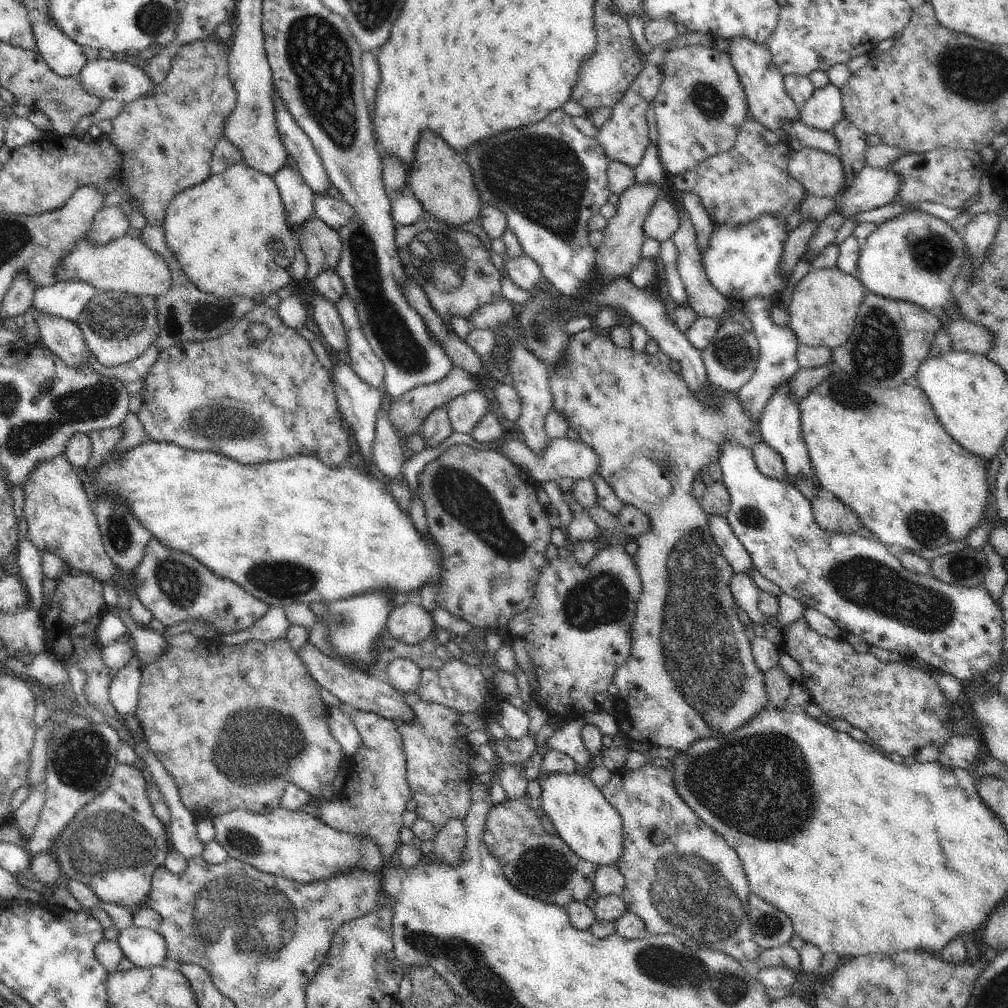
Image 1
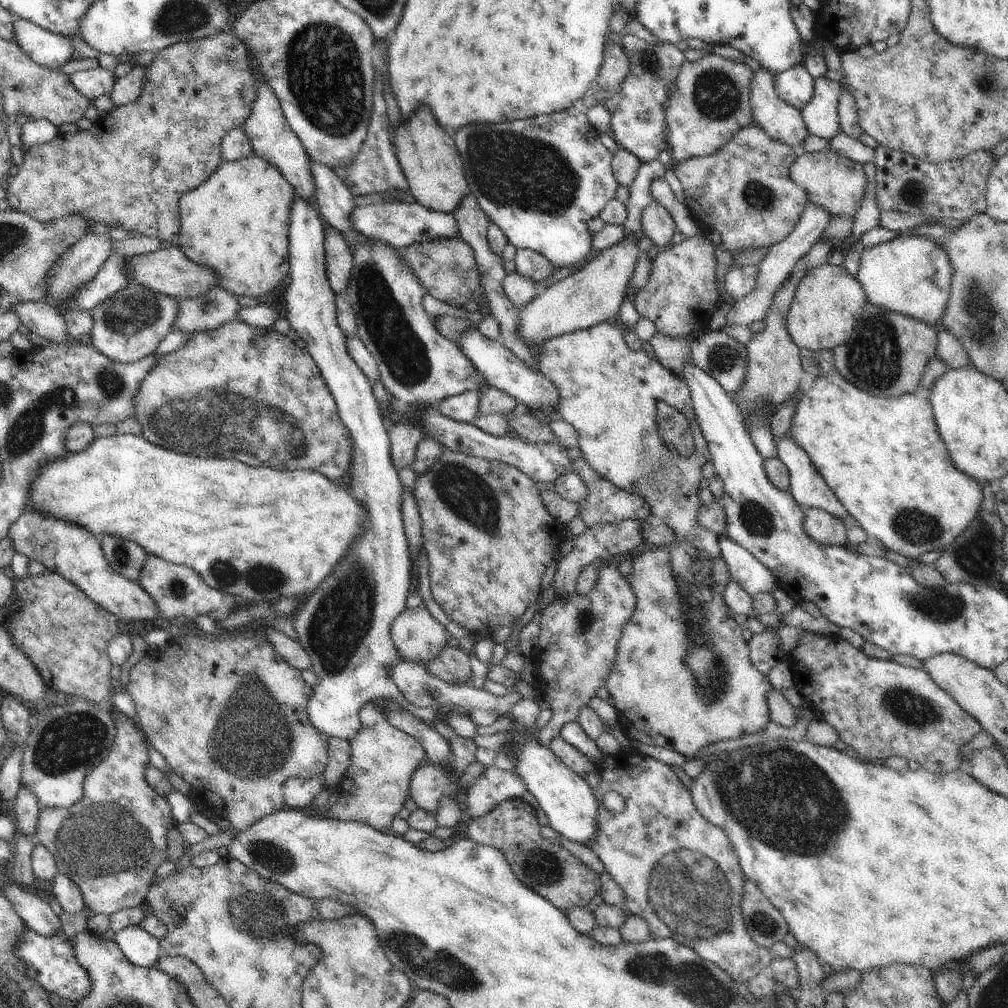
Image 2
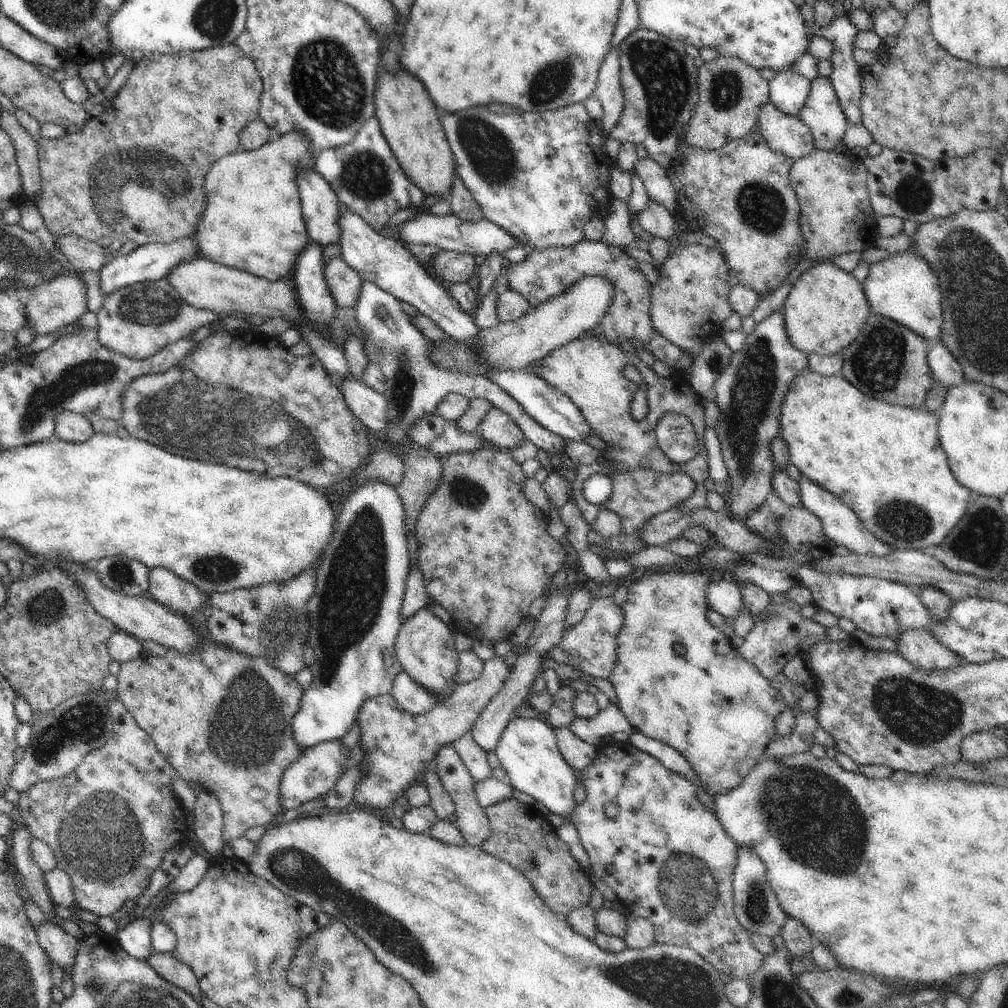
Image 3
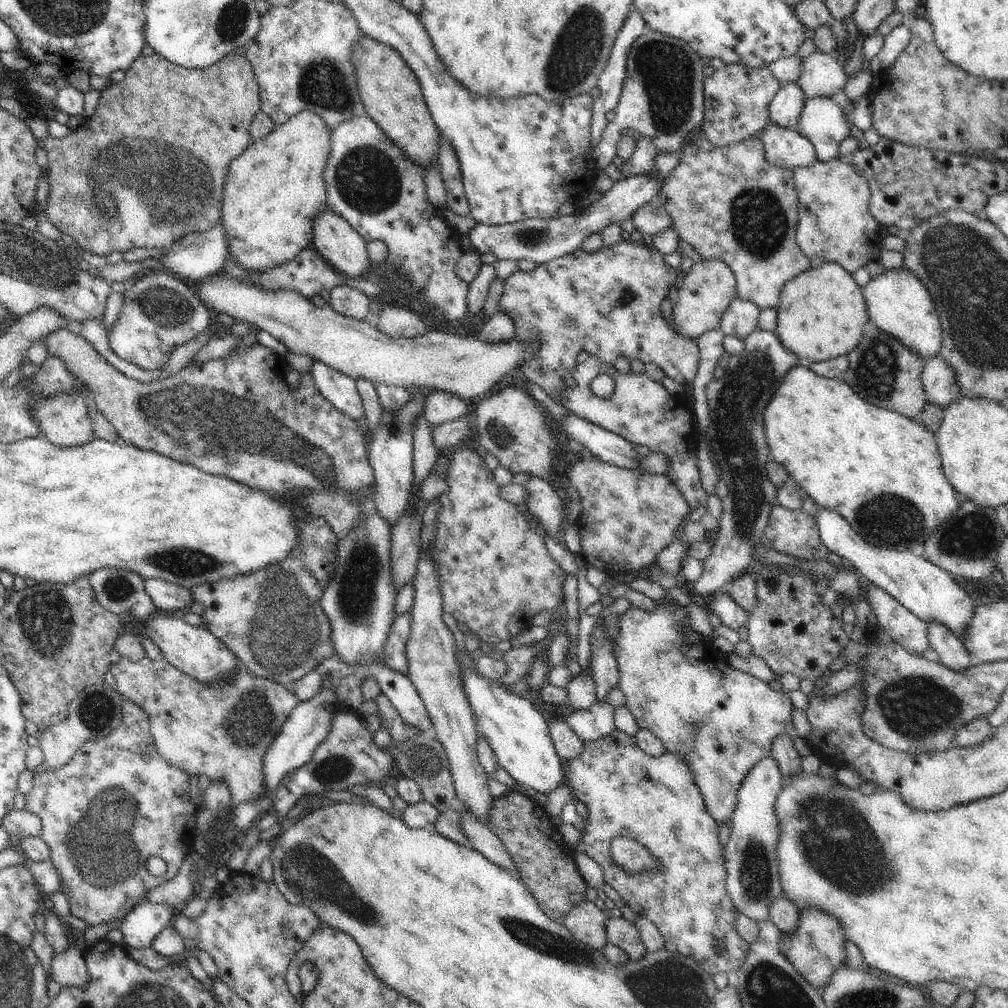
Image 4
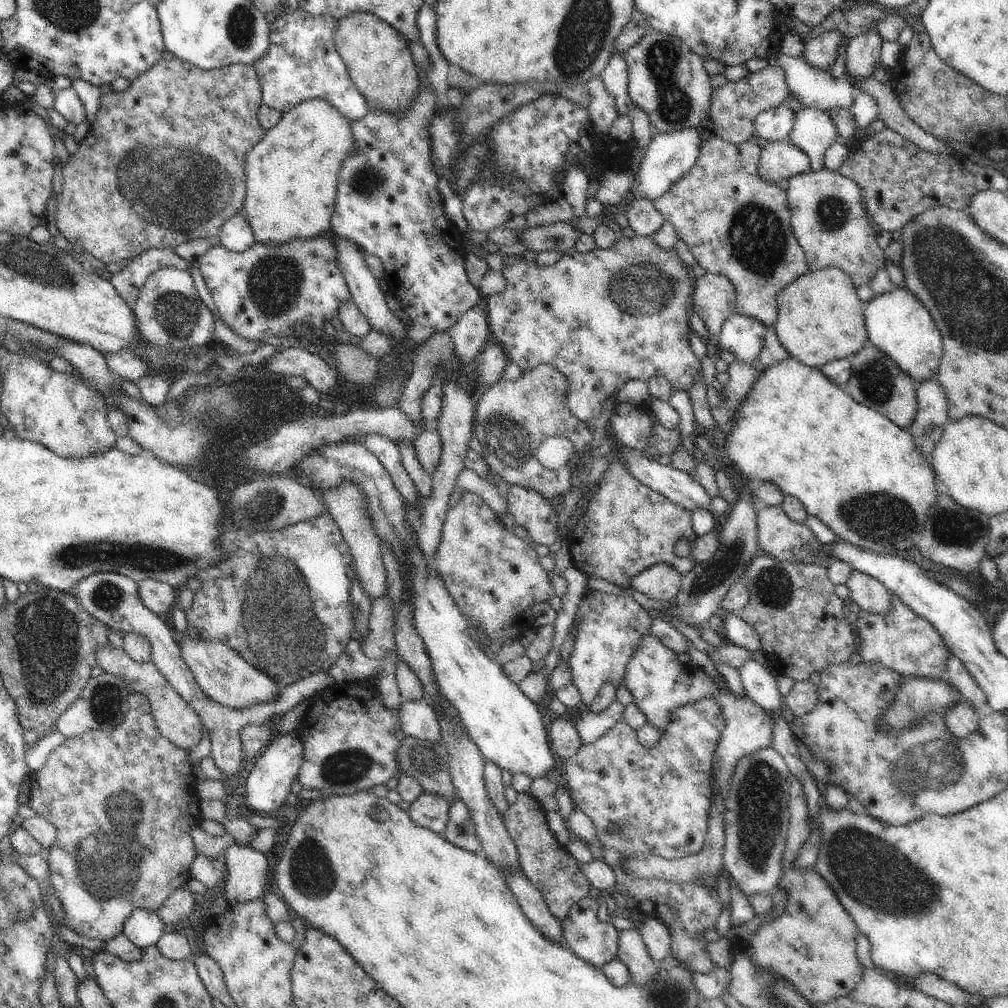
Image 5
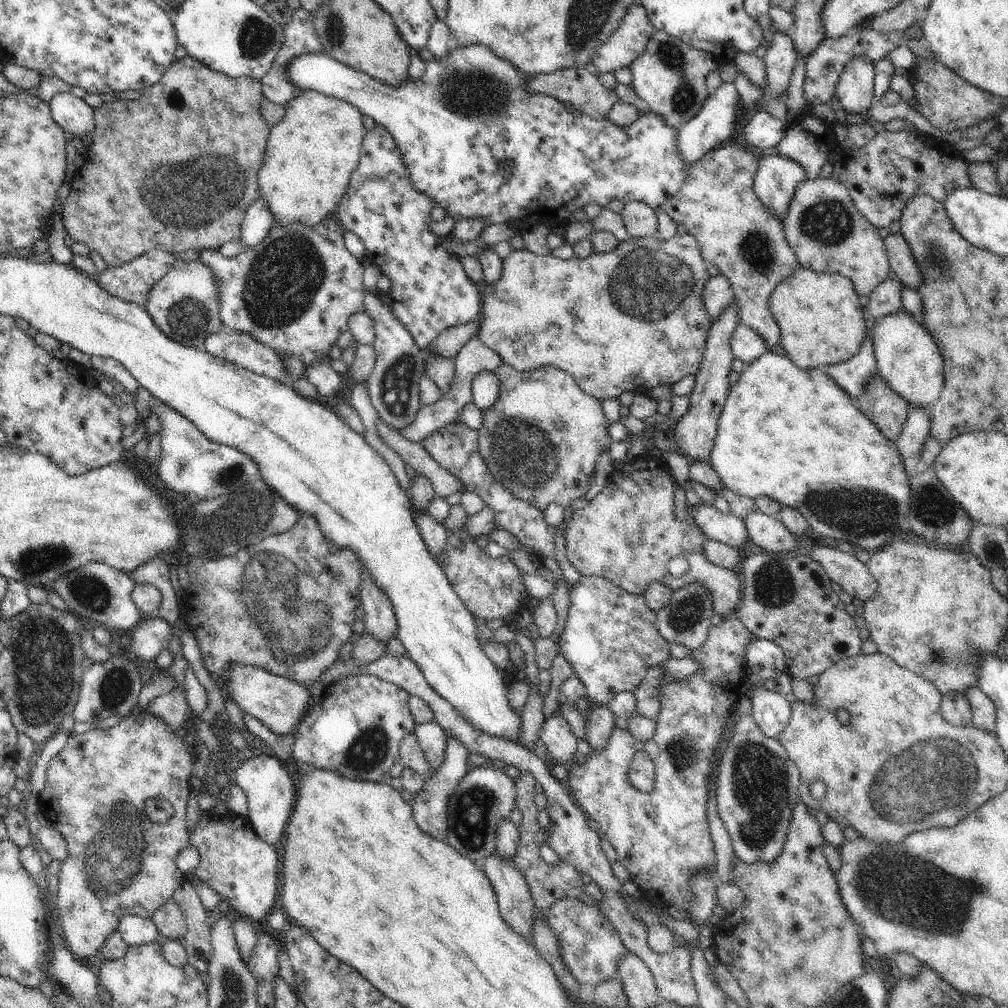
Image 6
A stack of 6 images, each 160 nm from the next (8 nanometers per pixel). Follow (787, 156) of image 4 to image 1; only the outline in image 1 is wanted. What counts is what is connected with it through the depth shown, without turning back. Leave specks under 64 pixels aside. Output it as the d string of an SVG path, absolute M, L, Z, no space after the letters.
M736 37L729 39L730 58L740 77L749 106L750 117L763 124L768 130L780 134L781 123L792 125L799 120L799 108L784 90L784 75L774 64L772 53L764 45L753 40Z

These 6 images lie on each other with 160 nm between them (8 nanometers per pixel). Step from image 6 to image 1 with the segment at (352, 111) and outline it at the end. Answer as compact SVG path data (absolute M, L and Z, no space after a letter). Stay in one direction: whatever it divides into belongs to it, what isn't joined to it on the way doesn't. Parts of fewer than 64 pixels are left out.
M240 162L178 194L168 205L162 228L169 250L199 289L219 297L247 296L263 300L291 282L290 266L298 242L286 217L274 177Z

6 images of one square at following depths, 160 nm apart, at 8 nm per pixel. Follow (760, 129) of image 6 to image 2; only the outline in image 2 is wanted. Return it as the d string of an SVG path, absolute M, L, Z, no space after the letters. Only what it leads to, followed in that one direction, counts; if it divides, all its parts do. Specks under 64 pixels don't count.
M799 64L776 75L774 88L784 102L802 111L802 108L812 99L814 84L814 78L802 64Z

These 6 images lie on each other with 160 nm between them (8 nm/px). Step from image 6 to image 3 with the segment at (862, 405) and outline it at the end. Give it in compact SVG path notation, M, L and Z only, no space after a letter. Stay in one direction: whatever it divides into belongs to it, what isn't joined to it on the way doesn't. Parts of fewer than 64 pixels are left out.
M871 314L862 327L858 338L841 352L844 357L844 364L840 374L866 396L891 405L920 409L924 404L928 391L933 386L933 378L927 361L930 346L931 343L928 340L918 336L912 329L888 317Z

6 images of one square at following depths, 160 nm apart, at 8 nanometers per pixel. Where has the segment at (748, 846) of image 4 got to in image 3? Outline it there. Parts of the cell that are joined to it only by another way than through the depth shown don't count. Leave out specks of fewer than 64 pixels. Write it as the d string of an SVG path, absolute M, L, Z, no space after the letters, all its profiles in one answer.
M737 847L737 865L732 875L735 913L740 924L748 931L771 938L783 927L787 914L778 902L776 893L769 886L765 862L752 849Z

